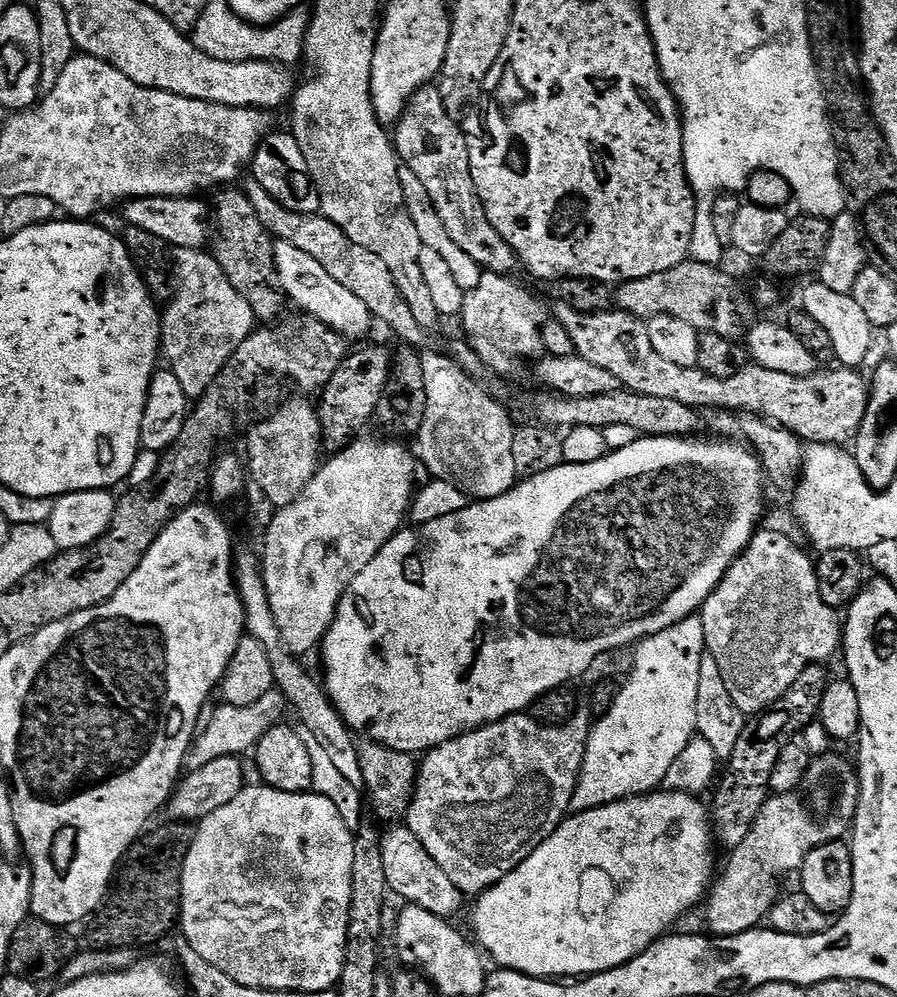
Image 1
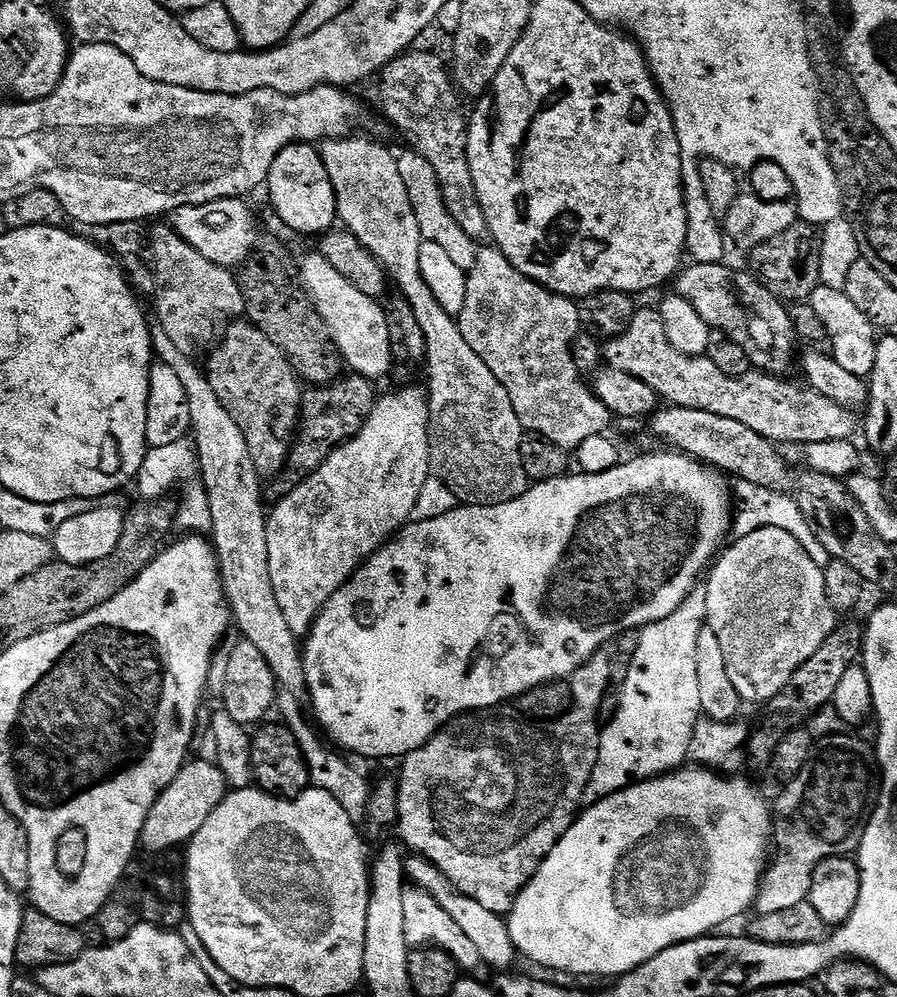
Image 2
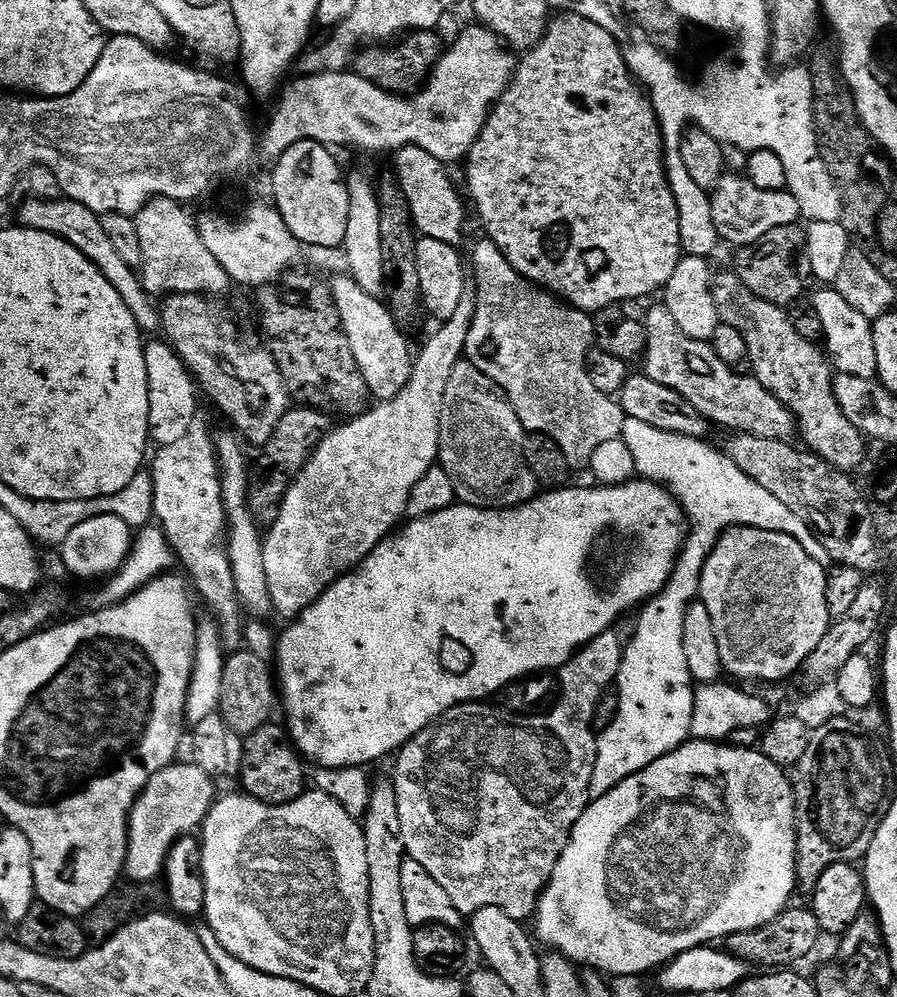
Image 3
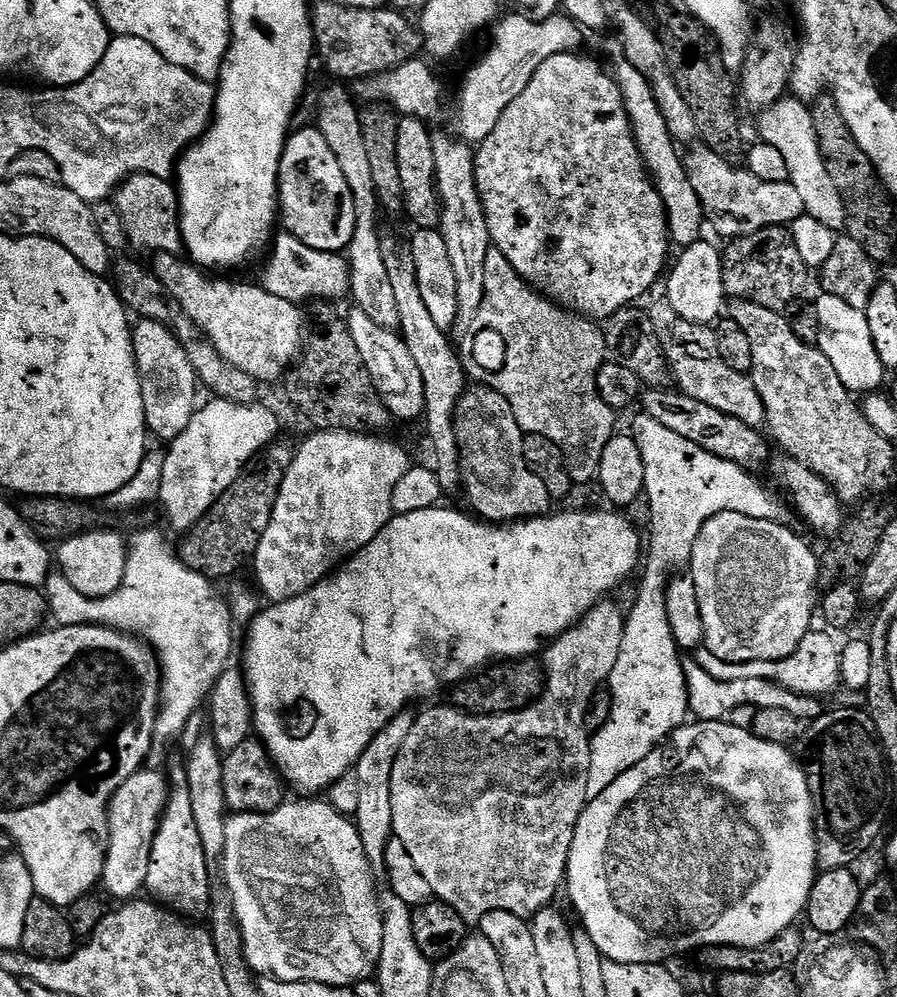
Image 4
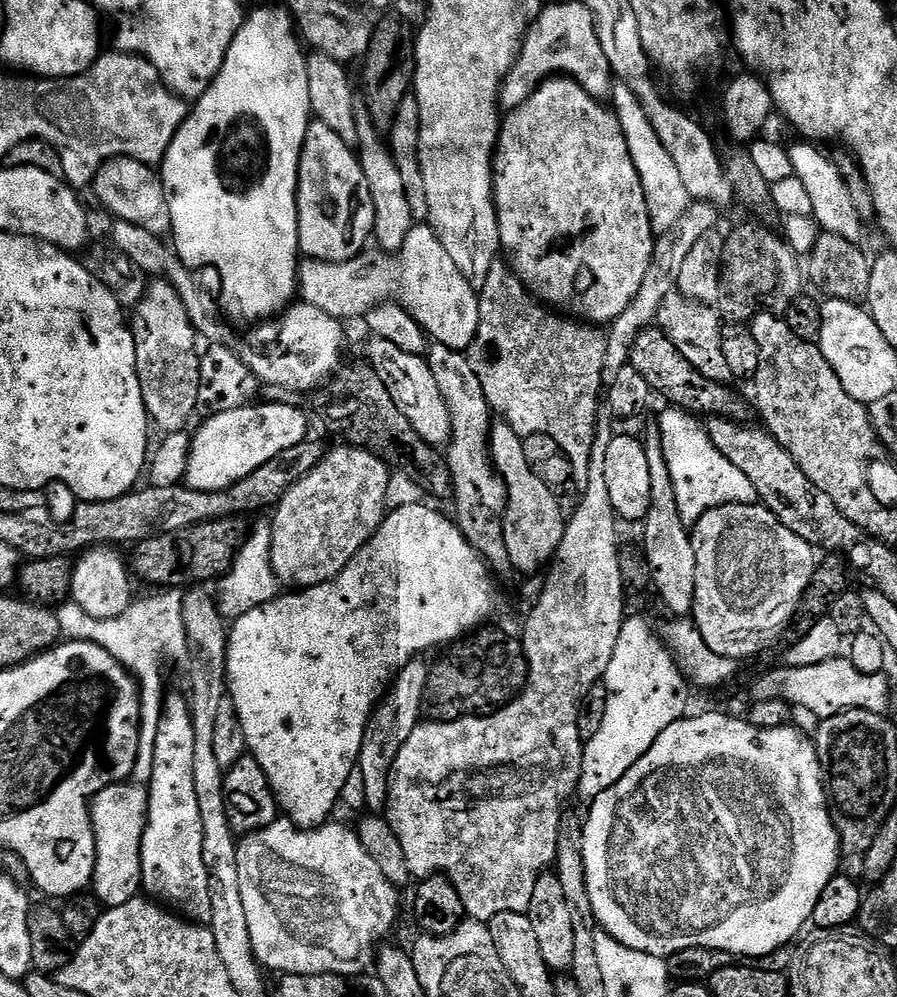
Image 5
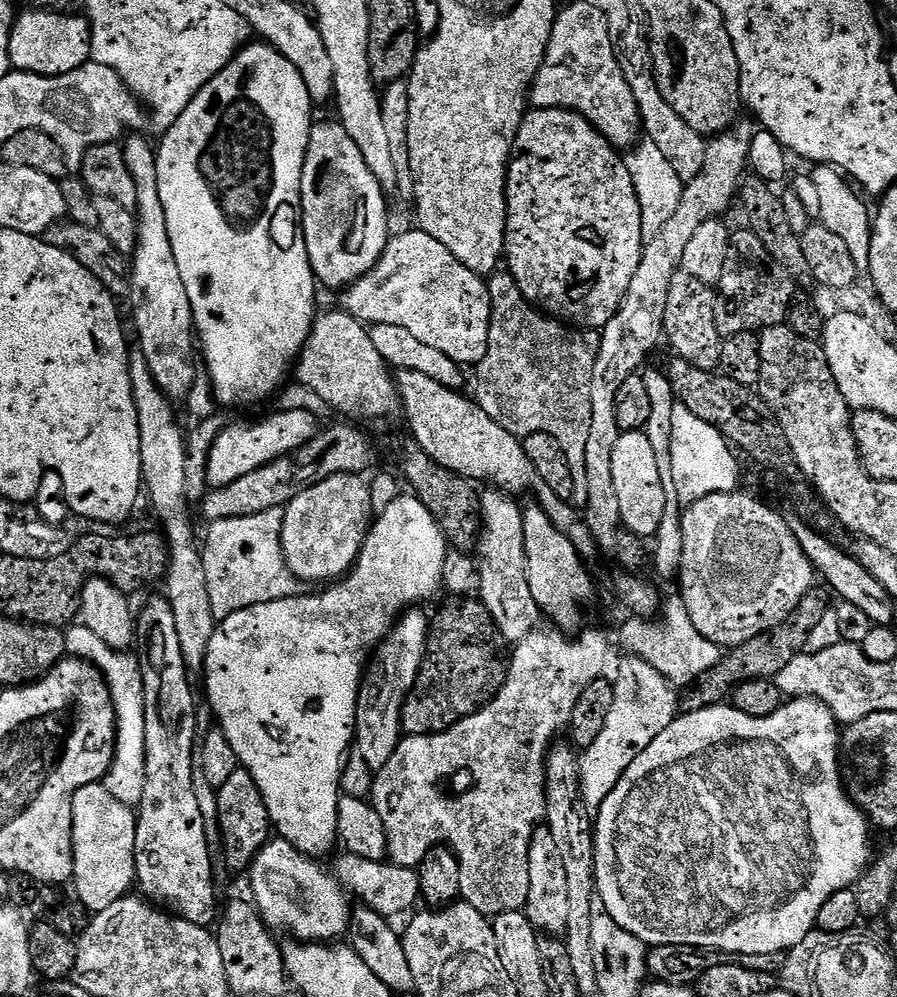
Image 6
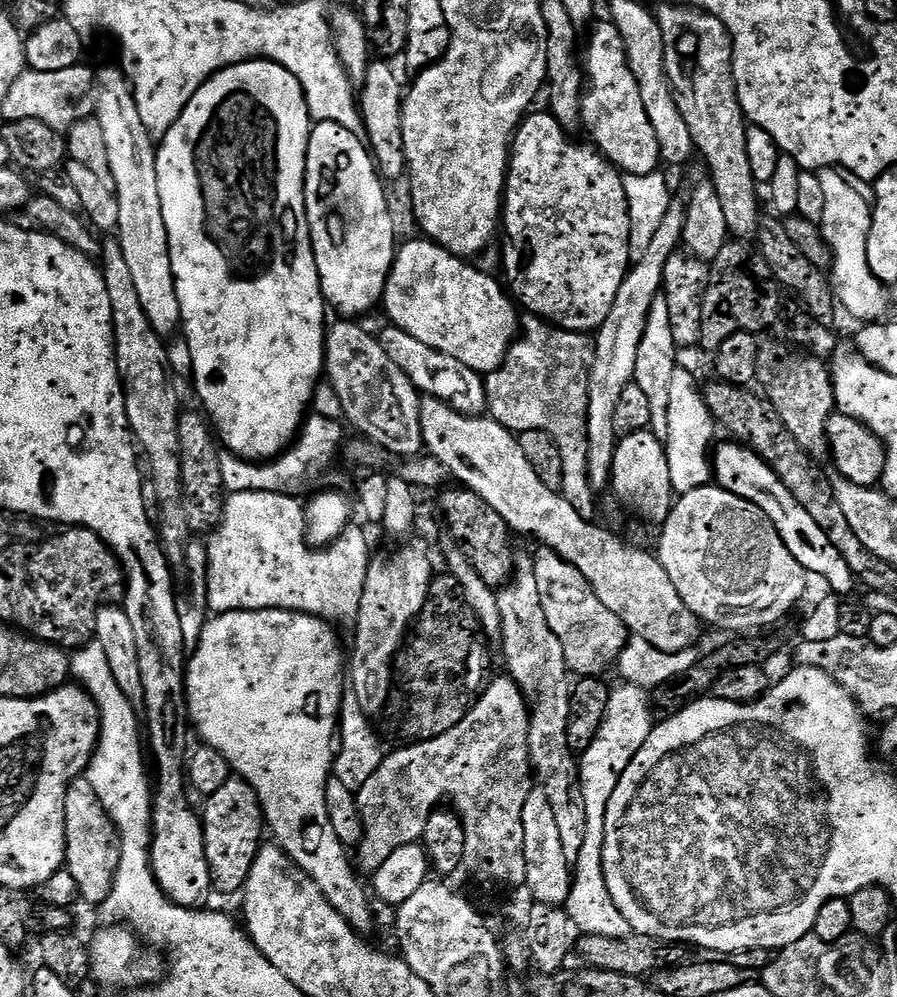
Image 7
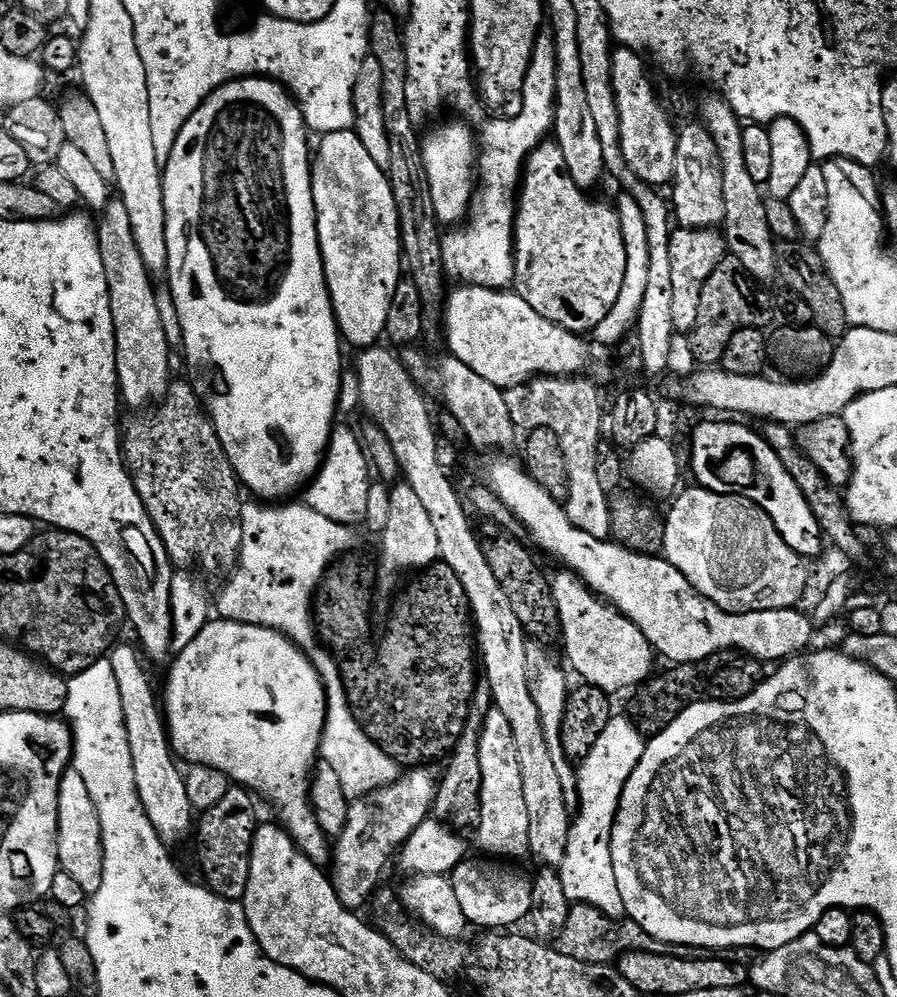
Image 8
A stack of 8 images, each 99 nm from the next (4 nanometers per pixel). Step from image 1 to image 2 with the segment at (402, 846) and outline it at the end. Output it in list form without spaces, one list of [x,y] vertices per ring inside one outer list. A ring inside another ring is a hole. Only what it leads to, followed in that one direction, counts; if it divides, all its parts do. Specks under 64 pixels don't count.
[[[415,854],[409,855],[404,861],[405,877],[415,887],[426,890],[426,894],[430,894],[438,902],[438,906],[442,906],[442,910],[446,910],[446,914],[450,914],[450,918],[454,918],[455,924],[465,932],[466,938],[470,938],[470,942],[478,950],[481,961],[485,967],[490,966],[496,968],[495,971],[507,971],[514,960],[518,958],[518,953],[513,940],[510,938],[507,921],[494,911],[486,910],[486,906],[482,906],[482,902],[474,902],[472,898],[466,898],[453,889],[452,885],[441,876],[440,872],[429,860]]]

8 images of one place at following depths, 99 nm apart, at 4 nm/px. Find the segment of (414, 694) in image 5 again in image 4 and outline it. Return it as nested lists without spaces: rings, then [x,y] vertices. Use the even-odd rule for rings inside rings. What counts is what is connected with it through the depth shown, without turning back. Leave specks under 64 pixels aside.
[[[412,710],[399,712],[370,742],[370,746],[366,746],[354,769],[354,774],[358,778],[358,810],[354,823],[360,831],[366,858],[372,863],[372,871],[376,874],[383,873],[386,846],[394,839],[394,809],[390,807],[390,778],[394,778],[394,762],[398,762],[398,753],[406,743],[416,717],[417,713]]]

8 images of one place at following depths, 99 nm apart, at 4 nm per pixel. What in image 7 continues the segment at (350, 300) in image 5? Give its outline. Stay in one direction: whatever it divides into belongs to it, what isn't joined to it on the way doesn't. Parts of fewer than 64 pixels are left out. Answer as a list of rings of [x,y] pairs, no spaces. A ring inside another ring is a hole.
[[[427,238],[419,239],[399,245],[396,261],[392,263],[392,273],[388,275],[384,287],[382,308],[388,311],[388,316],[392,319],[389,320],[391,327],[406,330],[410,338],[418,338],[418,342],[426,342],[426,346],[442,350],[442,354],[450,354],[450,358],[458,358],[458,362],[462,362],[462,366],[470,366],[470,370],[481,374],[494,371],[503,364],[509,348],[517,339],[517,305],[505,289],[505,293],[500,289],[499,282],[492,274],[479,267],[471,268],[467,259],[448,252],[440,244]]]

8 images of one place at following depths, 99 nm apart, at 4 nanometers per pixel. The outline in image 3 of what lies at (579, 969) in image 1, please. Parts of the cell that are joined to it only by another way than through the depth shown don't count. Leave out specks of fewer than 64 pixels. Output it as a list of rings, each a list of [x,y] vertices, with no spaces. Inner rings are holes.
[[[689,738],[684,741],[680,747],[675,748],[670,754],[666,754],[662,758],[658,758],[650,766],[646,766],[641,772],[636,772],[632,776],[626,777],[621,784],[615,784],[609,792],[595,797],[589,803],[586,811],[582,814],[582,818],[578,818],[578,822],[572,831],[572,837],[568,840],[568,845],[562,850],[562,854],[558,858],[558,862],[554,866],[554,874],[550,878],[550,882],[545,886],[544,892],[540,895],[540,902],[536,906],[534,913],[534,921],[536,920],[536,930],[534,936],[541,944],[545,944],[545,949],[561,952],[567,960],[571,960],[577,966],[587,966],[589,969],[595,970],[601,974],[607,974],[609,977],[618,976],[639,976],[643,977],[644,972],[659,969],[661,966],[673,960],[678,954],[682,954],[691,948],[703,948],[711,945],[713,942],[723,941],[725,936],[730,934],[738,934],[739,932],[749,932],[755,928],[766,926],[775,916],[779,916],[785,908],[793,903],[792,890],[796,888],[796,799],[792,793],[792,782],[789,773],[785,769],[780,768],[774,762],[770,762],[770,758],[766,758],[763,752],[752,748],[731,748],[731,743],[717,742],[715,740],[697,740]]]

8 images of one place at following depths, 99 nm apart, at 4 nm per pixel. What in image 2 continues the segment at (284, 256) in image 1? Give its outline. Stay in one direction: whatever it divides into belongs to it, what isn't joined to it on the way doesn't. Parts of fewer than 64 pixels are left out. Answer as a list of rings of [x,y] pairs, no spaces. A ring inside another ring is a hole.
[[[319,254],[308,256],[304,265],[299,265],[298,280],[304,290],[304,295],[312,301],[312,307],[324,320],[328,333],[336,351],[340,353],[341,361],[348,364],[357,376],[365,376],[373,382],[380,382],[392,370],[392,355],[390,354],[390,330],[386,326],[386,314],[383,307],[373,297],[362,294],[326,258]]]

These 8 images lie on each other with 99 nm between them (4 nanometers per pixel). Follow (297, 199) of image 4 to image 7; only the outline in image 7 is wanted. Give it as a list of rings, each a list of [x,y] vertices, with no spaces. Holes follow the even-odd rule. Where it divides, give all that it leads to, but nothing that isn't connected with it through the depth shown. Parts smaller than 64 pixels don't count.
[[[338,122],[313,123],[312,132],[308,136],[308,153],[306,154],[306,170],[304,171],[304,205],[306,206],[306,218],[312,230],[312,249],[316,255],[316,265],[320,275],[320,289],[324,295],[327,307],[336,312],[341,312],[344,318],[360,318],[372,307],[379,305],[384,299],[384,287],[388,281],[388,275],[392,273],[392,263],[396,261],[398,251],[398,239],[396,240],[396,224],[392,221],[392,212],[388,209],[388,196],[384,193],[386,187],[377,167],[375,159],[365,141],[359,136],[350,134],[346,126],[338,126]]]

